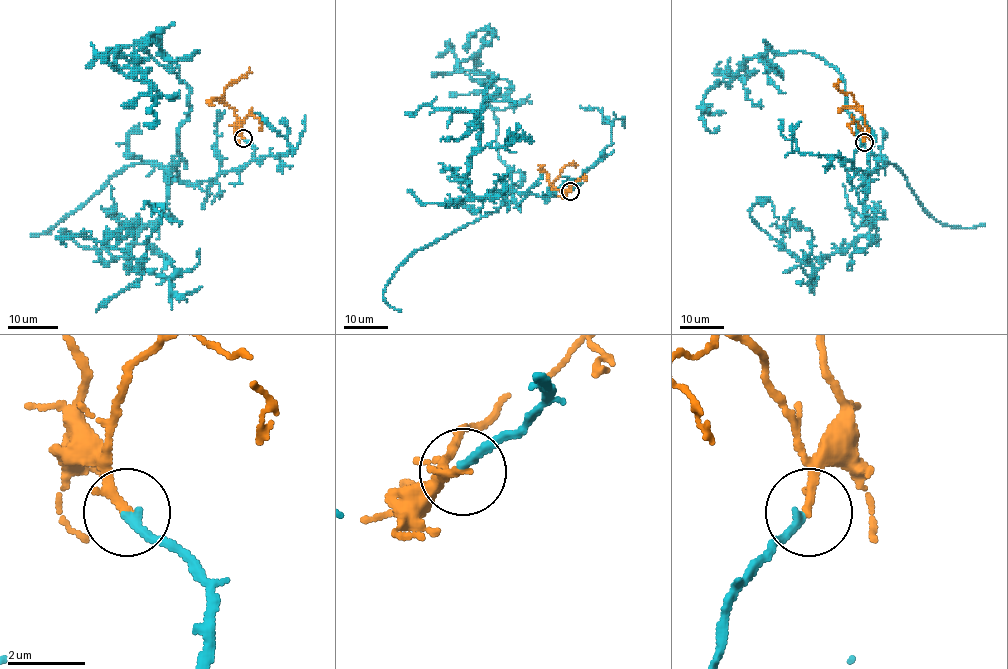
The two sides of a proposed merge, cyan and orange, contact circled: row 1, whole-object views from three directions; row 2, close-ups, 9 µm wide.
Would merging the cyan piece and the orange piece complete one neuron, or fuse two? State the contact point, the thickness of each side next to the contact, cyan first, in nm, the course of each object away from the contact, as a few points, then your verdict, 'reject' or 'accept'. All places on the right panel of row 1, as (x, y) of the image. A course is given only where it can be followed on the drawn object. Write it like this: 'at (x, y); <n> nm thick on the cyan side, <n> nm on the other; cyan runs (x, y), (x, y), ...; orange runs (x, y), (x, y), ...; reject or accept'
at (864, 142); 220 nm thick on the cyan side, 260 nm on the other; cyan runs (863, 142), (853, 166), (865, 182), (876, 158), (844, 80), (811, 53), (751, 57), (732, 79), (760, 108); orange runs (864, 142), (867, 131), (865, 117), (850, 93), (838, 90), (836, 84), (841, 81); accept

